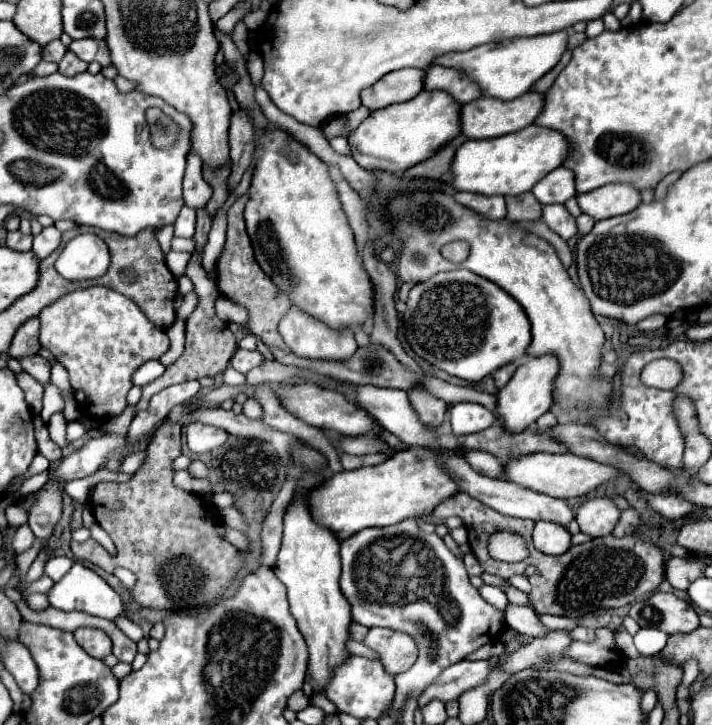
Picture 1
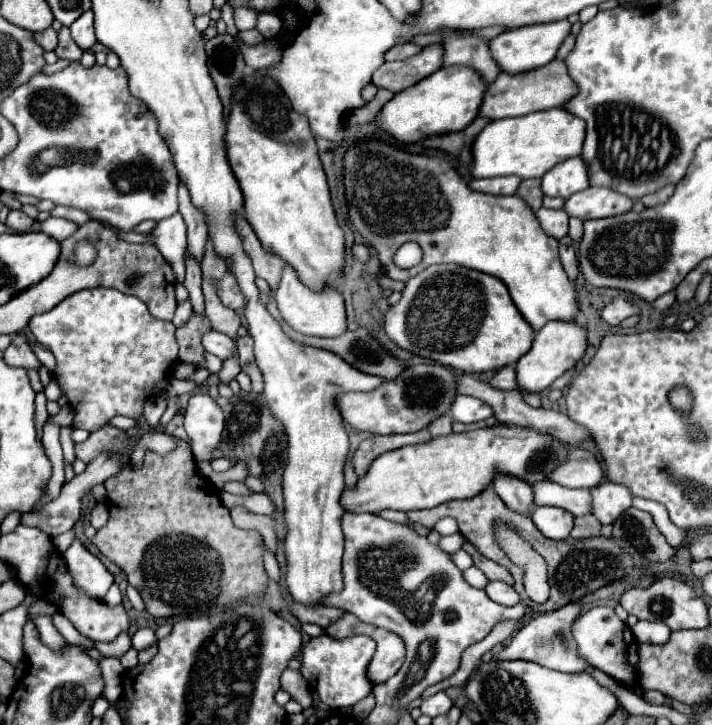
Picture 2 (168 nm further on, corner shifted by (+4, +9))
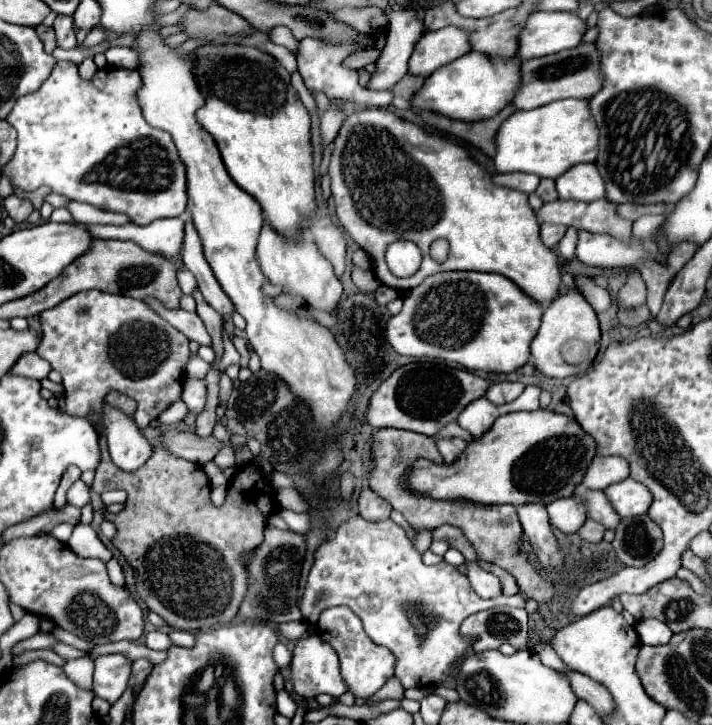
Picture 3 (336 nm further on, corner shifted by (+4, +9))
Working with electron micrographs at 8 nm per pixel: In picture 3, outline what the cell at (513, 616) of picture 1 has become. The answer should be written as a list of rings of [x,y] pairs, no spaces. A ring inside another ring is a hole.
[[[465,562],[465,566],[467,566],[467,578],[469,578],[473,590],[481,598],[495,598],[501,594],[501,582],[497,576],[485,572],[481,566],[477,566],[473,562]]]

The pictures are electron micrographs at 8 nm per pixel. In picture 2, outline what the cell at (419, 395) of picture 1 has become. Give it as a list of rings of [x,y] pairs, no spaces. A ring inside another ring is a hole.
[[[445,414],[445,416],[439,416],[435,418],[427,430],[431,432],[431,436],[445,436],[445,434],[451,434],[451,416]]]

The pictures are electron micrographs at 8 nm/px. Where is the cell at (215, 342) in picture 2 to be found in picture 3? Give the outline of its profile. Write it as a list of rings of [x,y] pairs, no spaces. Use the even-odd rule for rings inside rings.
[[[143,298],[143,302],[155,310],[163,320],[167,320],[171,326],[175,326],[179,332],[183,332],[189,340],[197,340],[201,346],[211,346],[211,336],[205,330],[205,324],[195,312],[185,312],[181,308],[167,308],[157,298]]]

